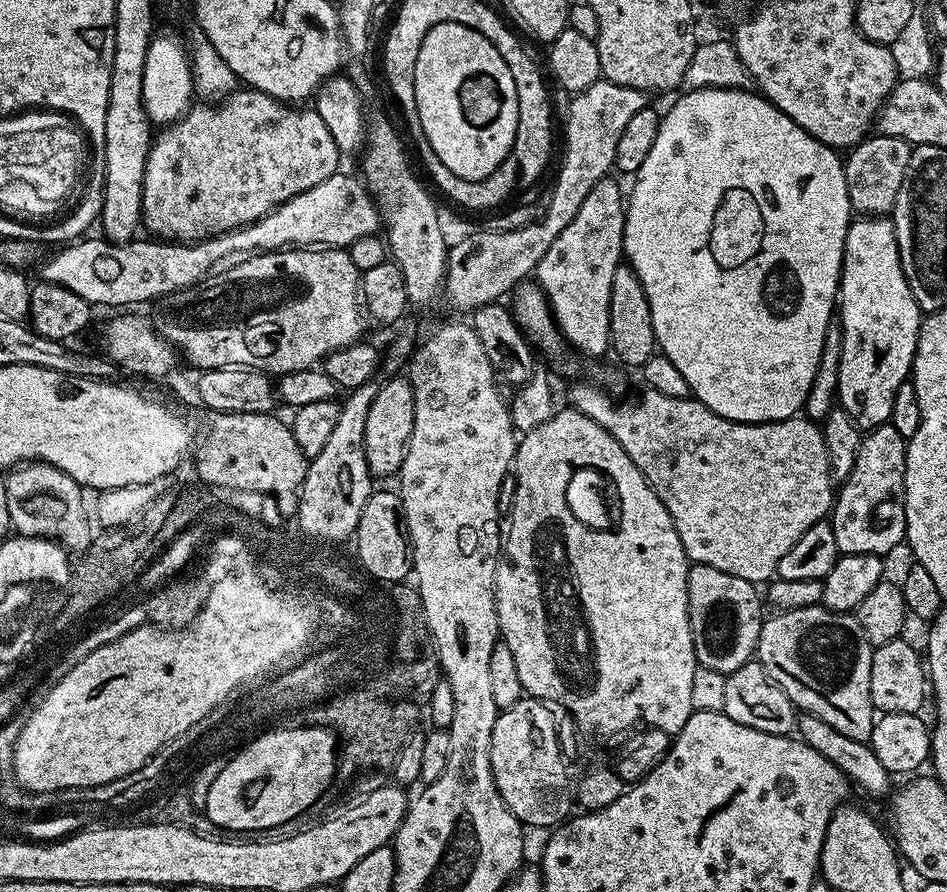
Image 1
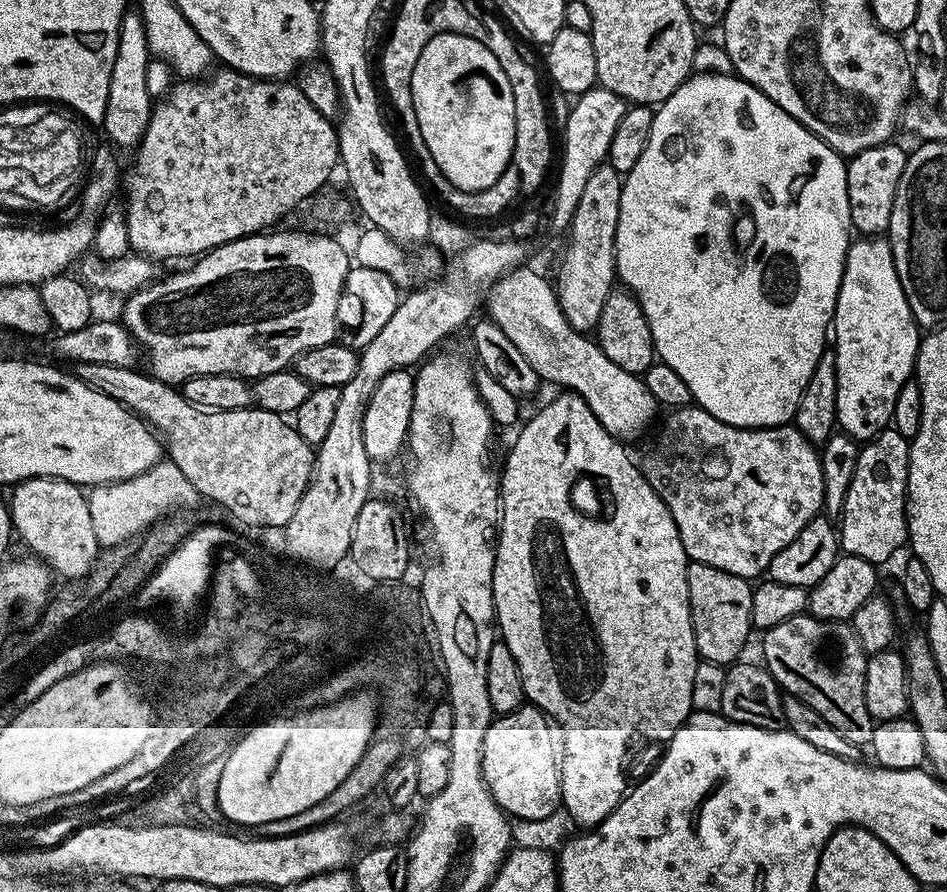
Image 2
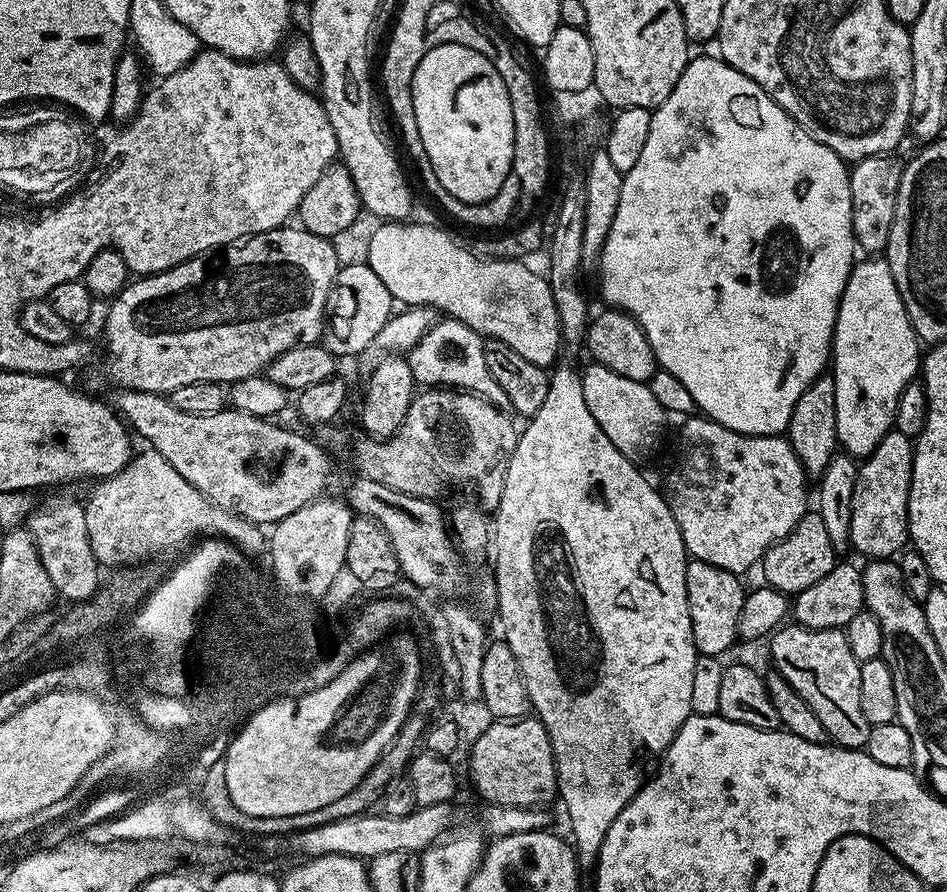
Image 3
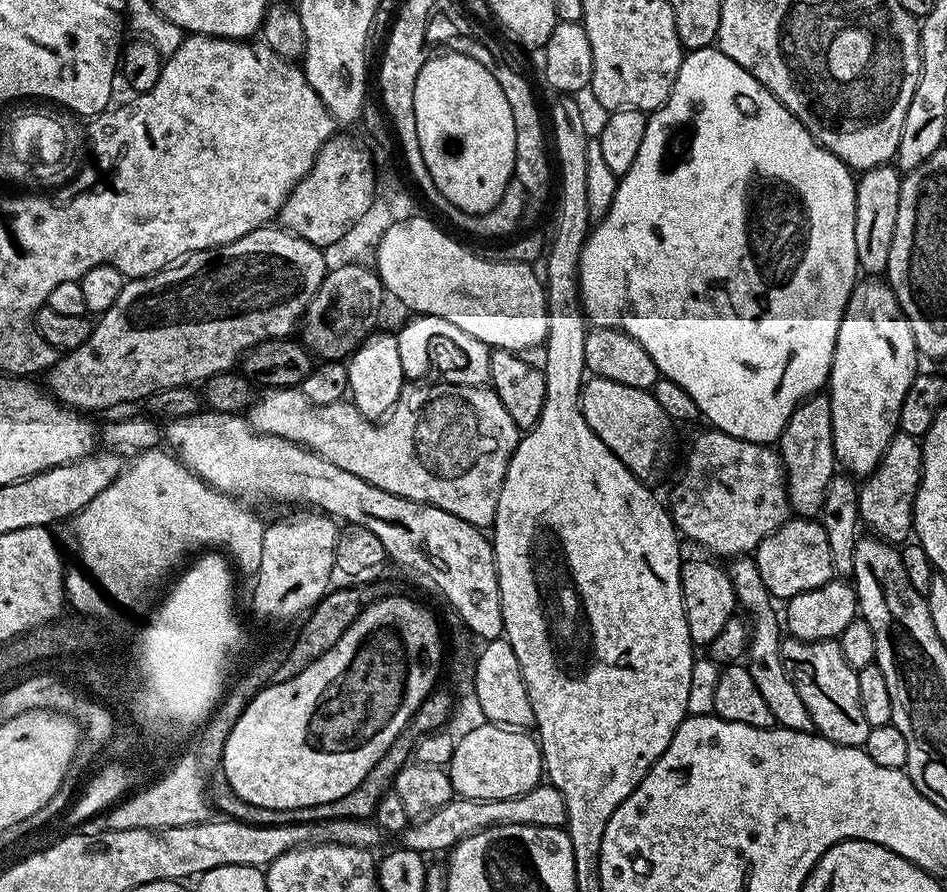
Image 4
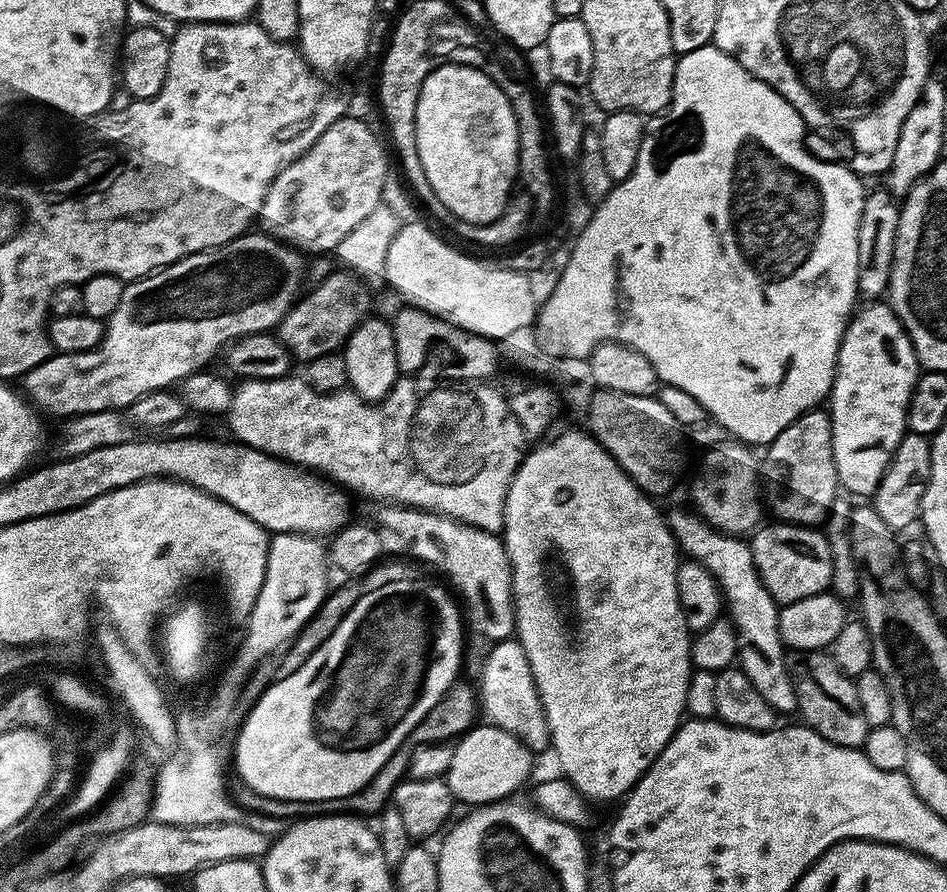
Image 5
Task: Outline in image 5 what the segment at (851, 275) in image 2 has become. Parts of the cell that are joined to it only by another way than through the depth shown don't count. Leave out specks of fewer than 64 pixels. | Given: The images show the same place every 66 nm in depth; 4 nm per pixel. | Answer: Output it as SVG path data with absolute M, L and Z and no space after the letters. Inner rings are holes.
M868 302L865 303L865 308L861 307L849 319L848 327L844 329L844 337L840 343L840 353L836 359L836 377L832 383L832 390L830 393L830 415L832 418L832 449L834 450L834 466L836 467L836 478L841 489L844 488L845 493L860 496L856 498L868 498L875 492L878 482L882 482L882 474L886 474L886 466L890 466L894 450L902 441L908 426L908 403L910 402L910 394L916 385L916 377L920 375L922 369L916 355L914 354L914 346L910 342L910 338L906 334L906 330L902 326L902 322L894 314L891 304L887 302Z

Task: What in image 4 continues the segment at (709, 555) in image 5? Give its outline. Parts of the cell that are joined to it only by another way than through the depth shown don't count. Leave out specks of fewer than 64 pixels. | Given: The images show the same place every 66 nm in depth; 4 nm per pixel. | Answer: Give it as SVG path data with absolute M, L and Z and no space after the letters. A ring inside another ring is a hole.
M733 559L730 564L730 575L732 584L736 587L737 605L749 617L756 616L756 621L753 619L750 624L750 639L746 653L746 667L750 678L754 678L754 683L757 684L758 691L762 694L762 699L766 701L766 706L770 706L770 714L774 714L776 724L779 727L789 728L795 732L813 731L810 710L806 710L806 705L802 702L802 698L798 698L798 690L794 690L794 682L790 682L790 678L784 669L784 664L780 661L782 624L778 619L778 612L772 609L774 597L769 594L762 582L762 578L756 569L755 559Z

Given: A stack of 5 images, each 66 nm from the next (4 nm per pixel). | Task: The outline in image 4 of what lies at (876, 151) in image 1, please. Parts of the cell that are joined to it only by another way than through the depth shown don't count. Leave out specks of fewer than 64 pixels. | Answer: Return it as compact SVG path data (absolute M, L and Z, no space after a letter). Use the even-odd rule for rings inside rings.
M891 163L865 168L856 180L854 198L854 250L861 273L876 278L887 273L890 242L894 242L894 222L898 222L898 198L902 173Z

